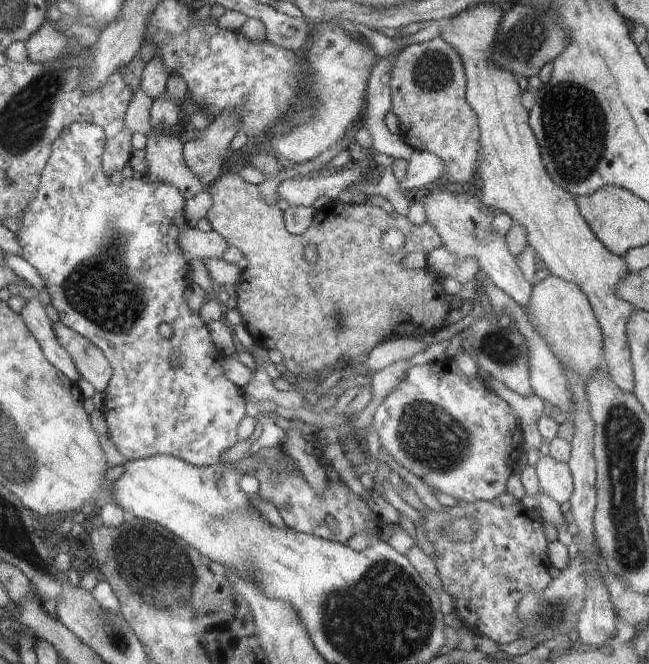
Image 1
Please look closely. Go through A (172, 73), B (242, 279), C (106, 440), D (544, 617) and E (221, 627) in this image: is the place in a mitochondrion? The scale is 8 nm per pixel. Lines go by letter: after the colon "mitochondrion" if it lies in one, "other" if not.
A: other
B: other
C: other
D: mitochondrion
E: other

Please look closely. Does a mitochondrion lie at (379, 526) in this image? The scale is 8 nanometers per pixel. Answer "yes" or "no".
no

